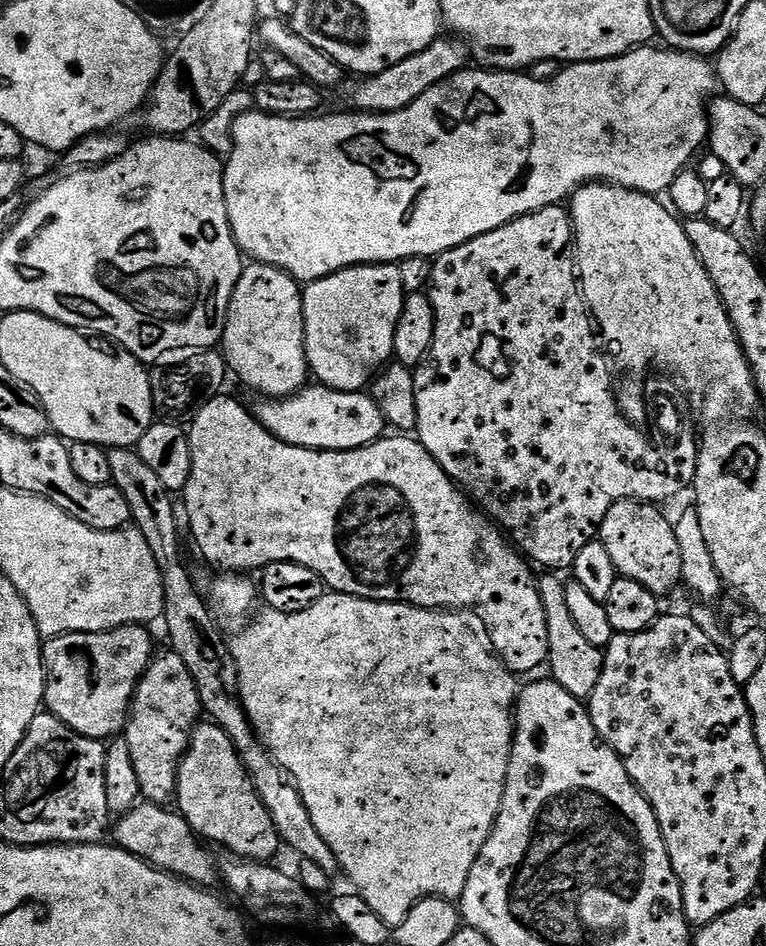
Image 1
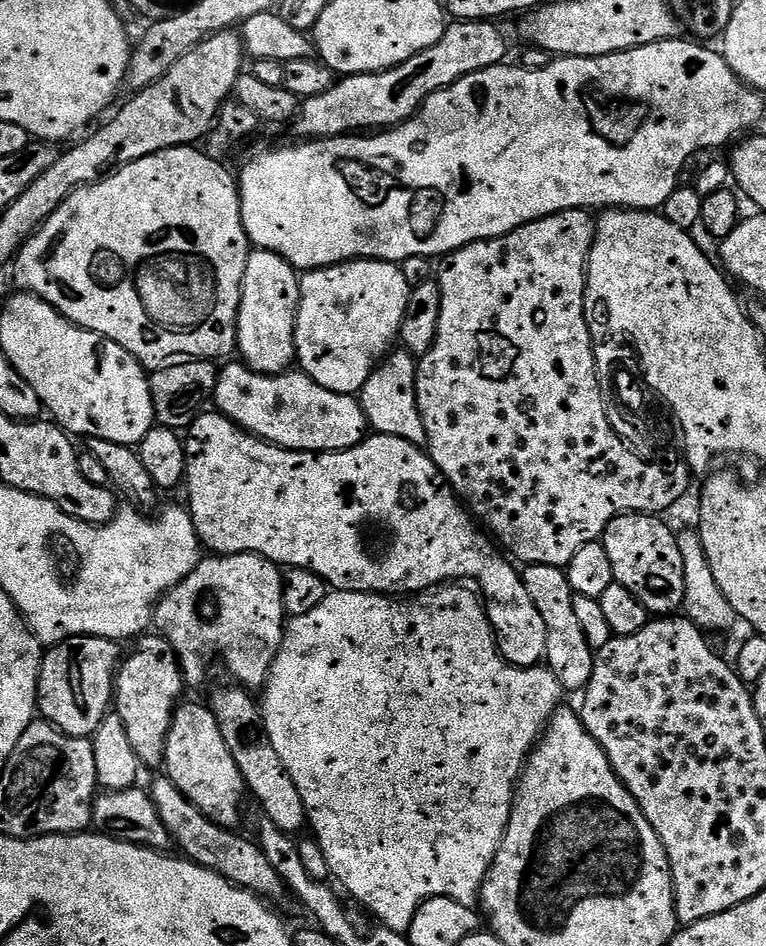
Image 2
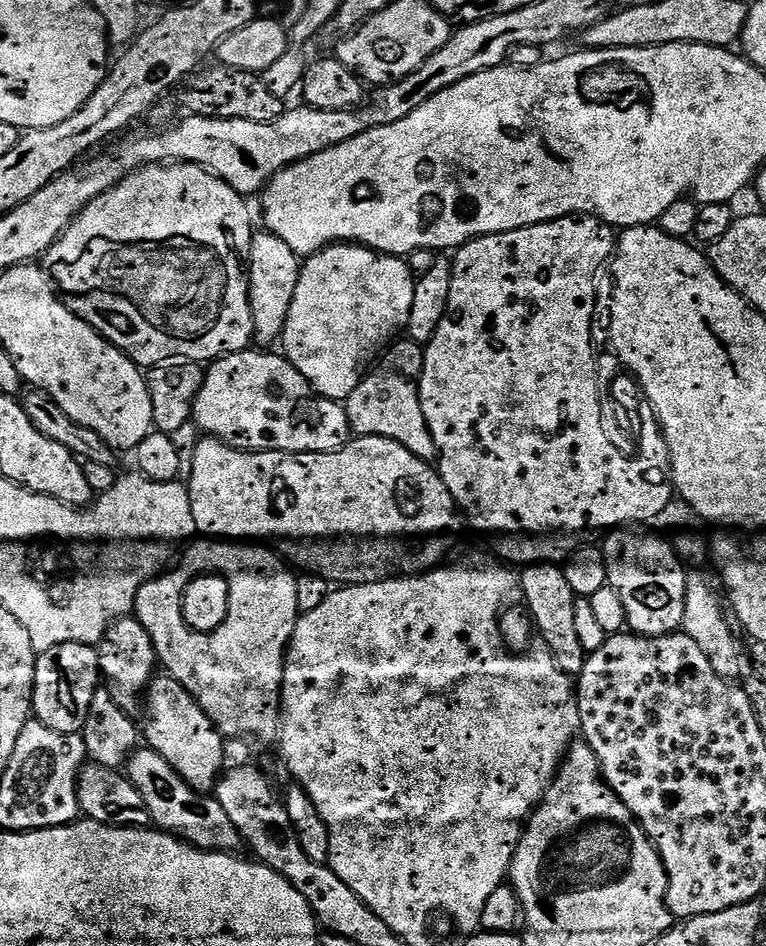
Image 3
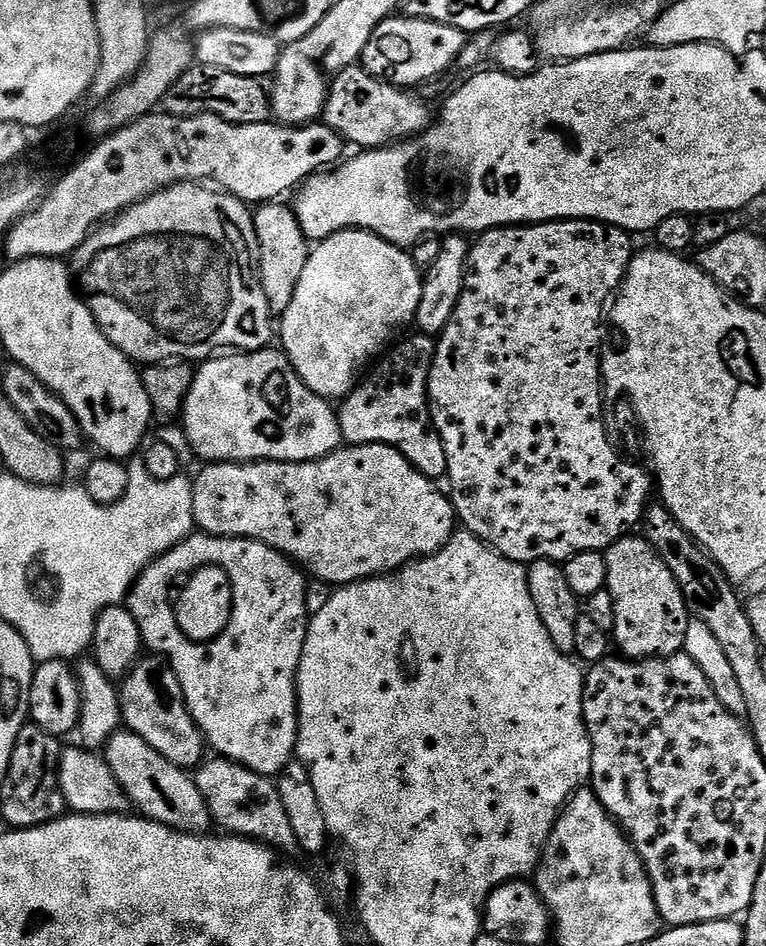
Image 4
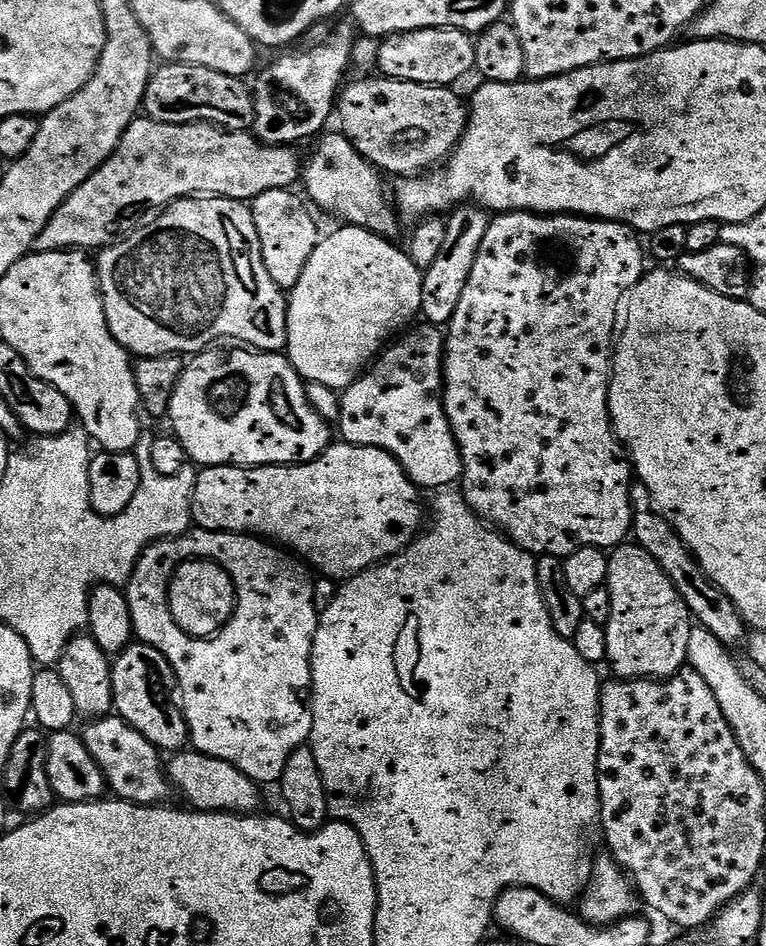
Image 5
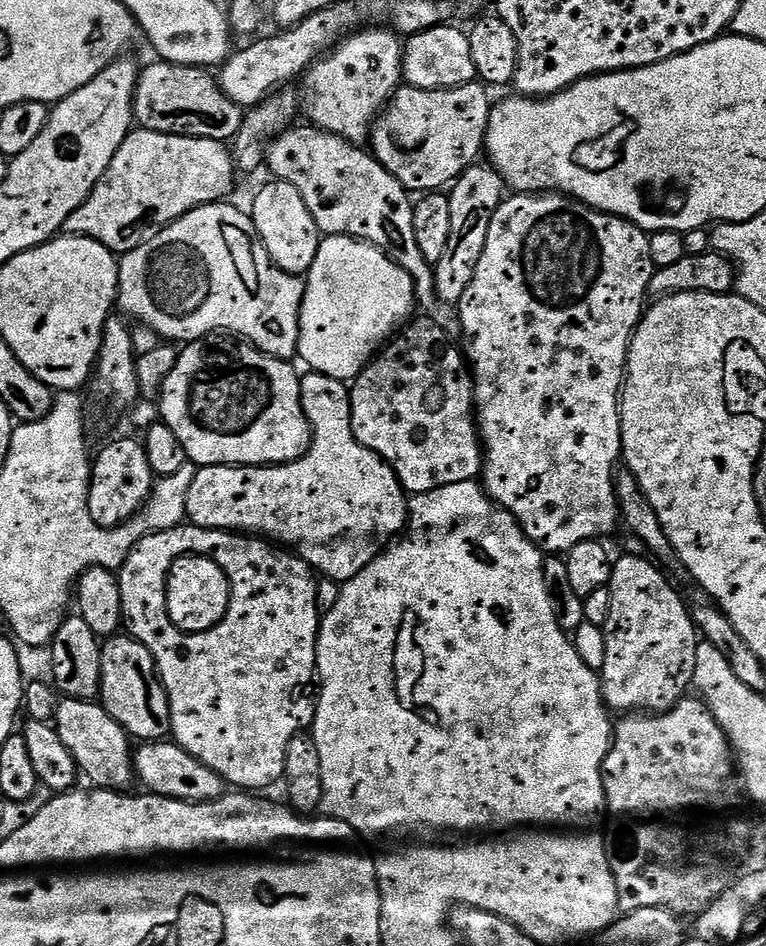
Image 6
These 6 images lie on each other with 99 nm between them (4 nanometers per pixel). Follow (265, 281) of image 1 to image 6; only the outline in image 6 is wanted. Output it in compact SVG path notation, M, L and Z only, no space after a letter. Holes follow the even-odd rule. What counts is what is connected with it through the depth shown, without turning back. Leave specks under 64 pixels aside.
M273 179L271 183L253 198L252 208L250 207L252 221L273 262L291 276L303 277L310 270L310 266L314 266L322 233L310 210L306 210L302 194L298 194L294 186L278 179Z

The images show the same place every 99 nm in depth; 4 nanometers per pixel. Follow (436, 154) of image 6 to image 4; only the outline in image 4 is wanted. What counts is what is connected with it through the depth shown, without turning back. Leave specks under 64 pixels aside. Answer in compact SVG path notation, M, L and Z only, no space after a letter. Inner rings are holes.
M355 64L333 75L321 119L347 143L354 143L359 149L388 147L389 144L419 135L432 122L427 106L412 95L405 89L372 76L361 65Z

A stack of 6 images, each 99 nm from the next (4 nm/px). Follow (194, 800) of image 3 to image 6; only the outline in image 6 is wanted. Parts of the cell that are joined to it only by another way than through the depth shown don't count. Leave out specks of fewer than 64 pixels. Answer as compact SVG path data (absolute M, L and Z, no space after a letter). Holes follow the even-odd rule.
M61 699L56 705L54 727L62 746L70 750L77 769L89 776L97 788L128 790L134 784L134 744L124 727L106 711L103 704L91 700Z

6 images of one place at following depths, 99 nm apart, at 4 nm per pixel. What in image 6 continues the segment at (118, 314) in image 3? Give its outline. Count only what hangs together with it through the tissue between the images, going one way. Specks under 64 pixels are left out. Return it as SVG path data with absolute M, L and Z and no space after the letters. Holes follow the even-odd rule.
M217 202L214 204L204 204L201 208L190 210L182 214L174 222L170 222L156 235L153 240L149 240L142 248L135 248L123 253L119 257L120 261L120 281L118 282L118 308L125 317L133 316L136 320L141 320L152 332L157 332L159 339L164 342L191 342L203 340L211 337L211 332L220 332L225 328L228 332L237 332L240 336L245 336L249 345L255 346L259 351L267 352L269 356L277 356L280 360L291 361L297 355L296 347L300 337L300 307L304 301L304 280L298 276L291 276L289 272L284 272L270 258L266 246L260 240L260 235L256 232L256 227L251 215L244 212L232 202Z

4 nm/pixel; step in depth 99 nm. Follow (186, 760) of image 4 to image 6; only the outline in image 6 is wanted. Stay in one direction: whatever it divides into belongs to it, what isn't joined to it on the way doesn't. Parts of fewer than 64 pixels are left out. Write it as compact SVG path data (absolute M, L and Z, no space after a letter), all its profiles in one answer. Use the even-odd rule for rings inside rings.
M117 634L107 637L101 643L100 657L102 658L102 678L100 679L99 703L103 704L106 711L124 727L129 737L140 742L163 741L172 731L170 702L150 650L146 650L146 646L142 646L142 642L138 642L131 634Z

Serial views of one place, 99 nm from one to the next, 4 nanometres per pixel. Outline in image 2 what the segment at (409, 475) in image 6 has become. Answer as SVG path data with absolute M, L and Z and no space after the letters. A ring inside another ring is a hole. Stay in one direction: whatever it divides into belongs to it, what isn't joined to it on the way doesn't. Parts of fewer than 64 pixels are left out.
M403 350L389 351L388 355L377 364L360 387L358 399L364 416L368 419L369 429L382 436L402 438L414 446L427 445L428 435L422 422L422 414L418 410L418 394L416 393L417 357Z

